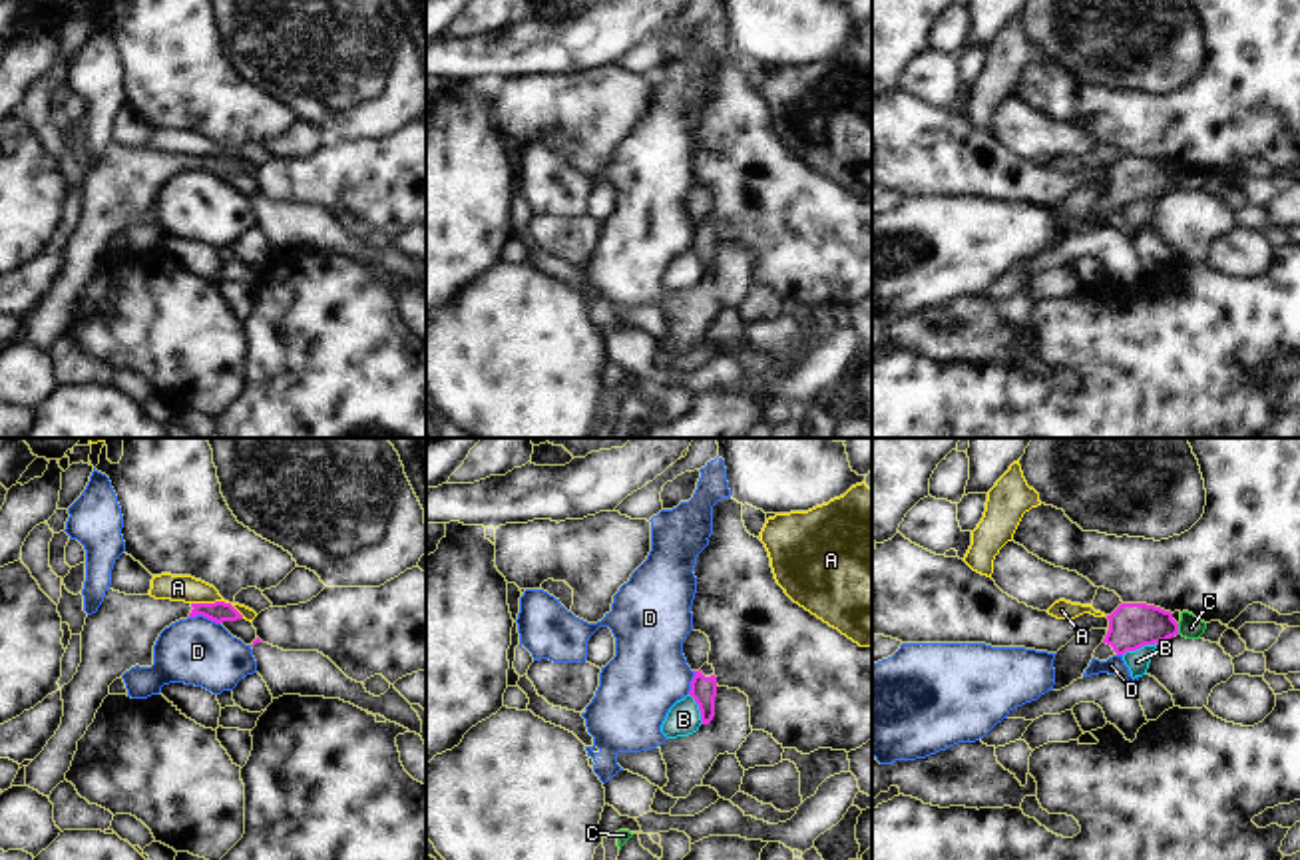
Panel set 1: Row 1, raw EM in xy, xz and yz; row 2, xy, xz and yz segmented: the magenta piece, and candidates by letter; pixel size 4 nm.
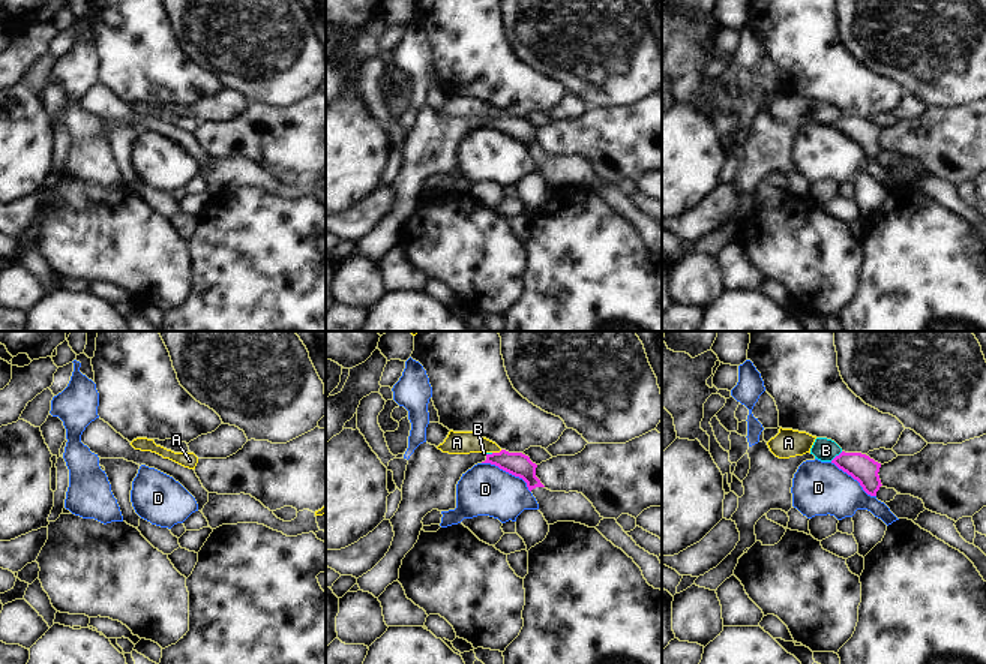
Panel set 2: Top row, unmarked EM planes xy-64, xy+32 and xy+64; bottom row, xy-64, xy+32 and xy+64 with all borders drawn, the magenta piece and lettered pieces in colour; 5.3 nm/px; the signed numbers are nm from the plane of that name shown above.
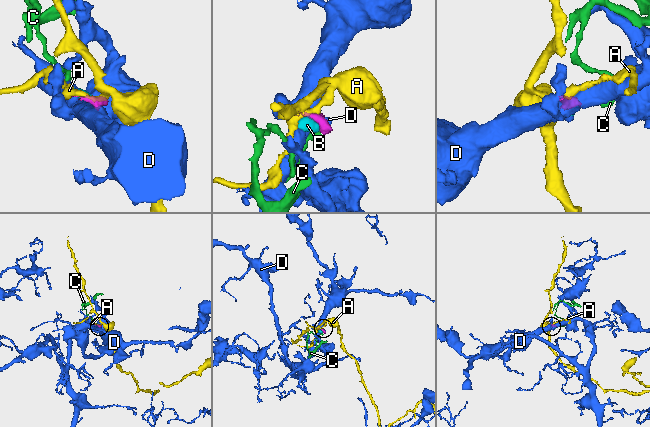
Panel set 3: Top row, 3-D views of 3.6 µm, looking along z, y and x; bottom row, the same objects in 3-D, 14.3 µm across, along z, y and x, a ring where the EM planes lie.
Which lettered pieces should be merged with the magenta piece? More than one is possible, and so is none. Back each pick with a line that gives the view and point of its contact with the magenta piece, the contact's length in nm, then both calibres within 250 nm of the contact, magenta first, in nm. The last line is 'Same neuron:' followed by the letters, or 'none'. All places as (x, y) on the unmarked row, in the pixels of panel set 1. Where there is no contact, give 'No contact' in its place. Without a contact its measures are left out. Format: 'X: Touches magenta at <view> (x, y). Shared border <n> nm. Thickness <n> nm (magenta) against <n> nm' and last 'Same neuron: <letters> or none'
Same neuron: none.

